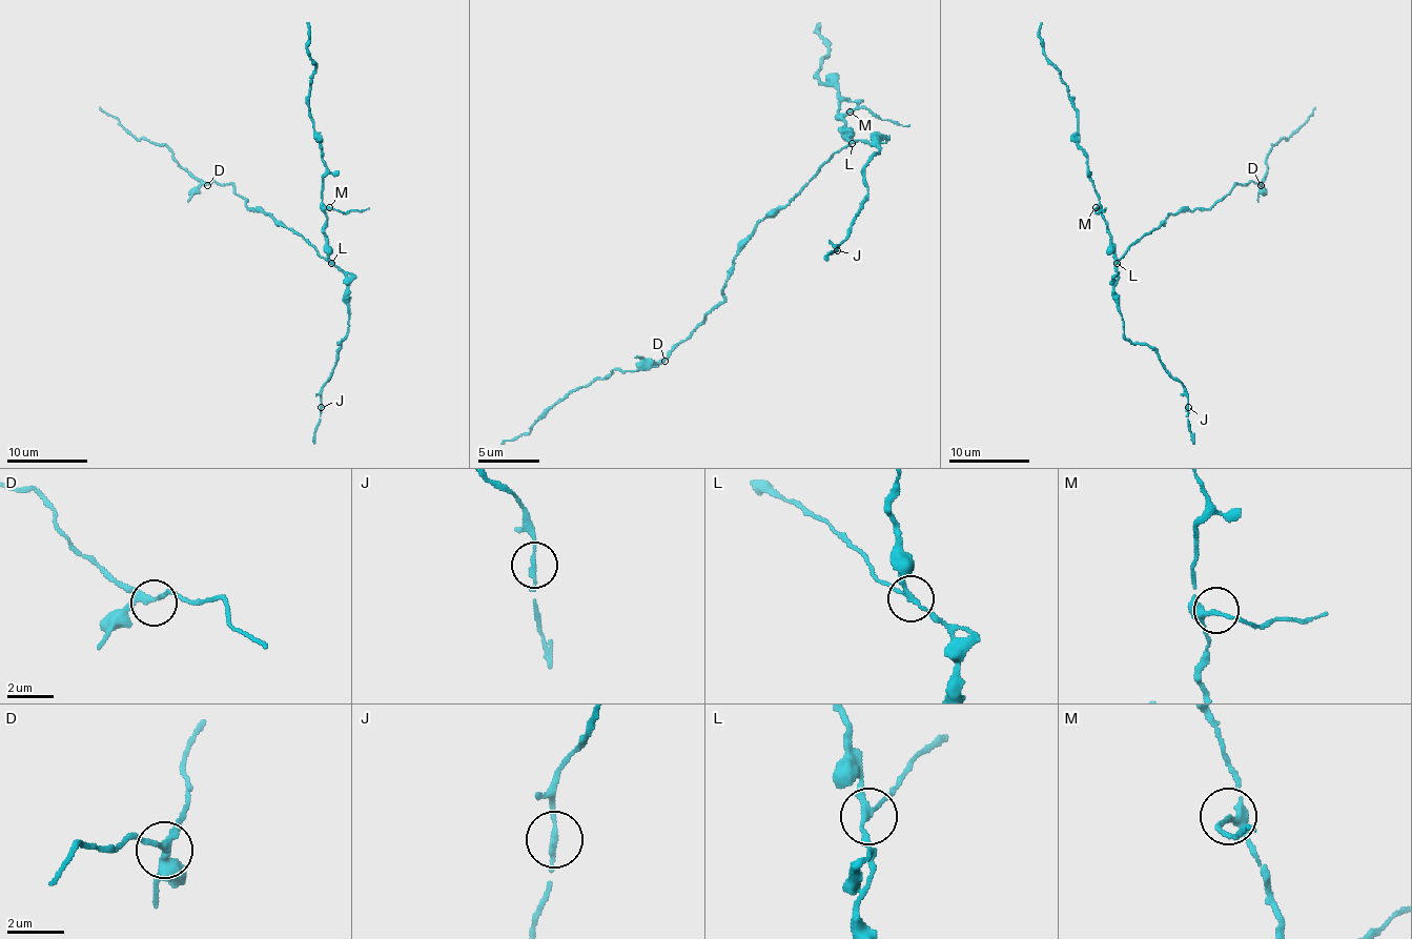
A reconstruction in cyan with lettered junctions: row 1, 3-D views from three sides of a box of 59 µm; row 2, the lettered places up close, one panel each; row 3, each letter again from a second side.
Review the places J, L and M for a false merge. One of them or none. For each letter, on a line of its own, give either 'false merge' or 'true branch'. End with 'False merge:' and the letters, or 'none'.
J: true branch
L: false merge
M: true branch
False merge: L

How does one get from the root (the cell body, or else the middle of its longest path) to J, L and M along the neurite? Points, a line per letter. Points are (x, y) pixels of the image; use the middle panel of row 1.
J: (803, 185), (840, 148), (859, 139), (878, 142), (878, 155), (865, 166), (868, 195), (838, 250)
L: (803, 185), (825, 161), (853, 142)
M: (803, 185), (825, 161), (850, 142), (840, 133), (843, 118), (850, 111)

